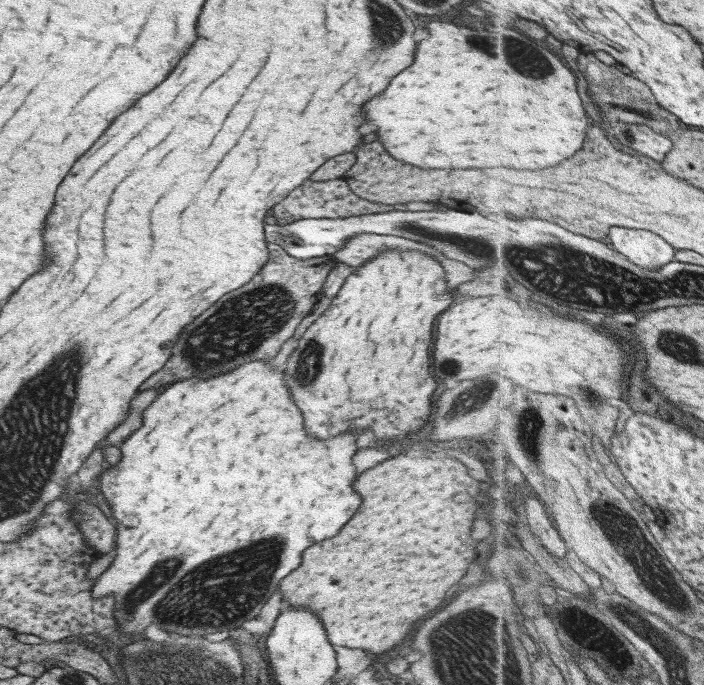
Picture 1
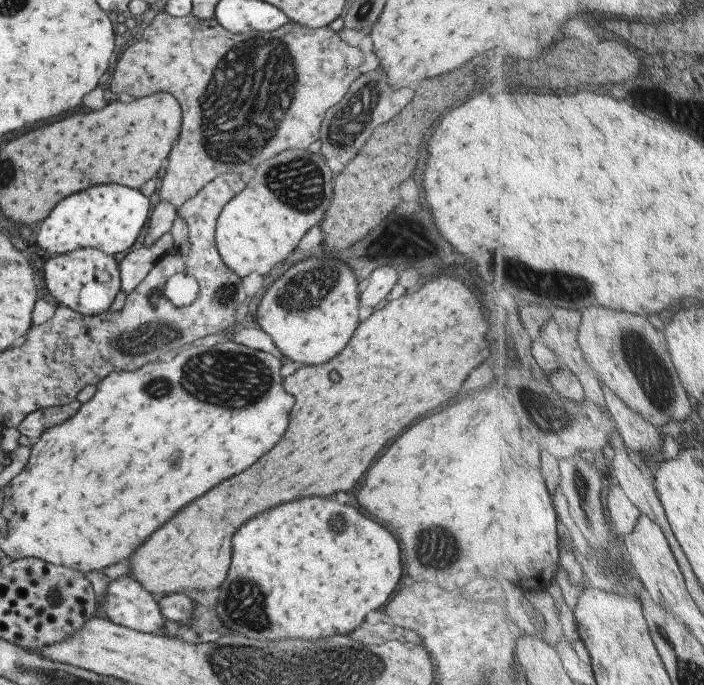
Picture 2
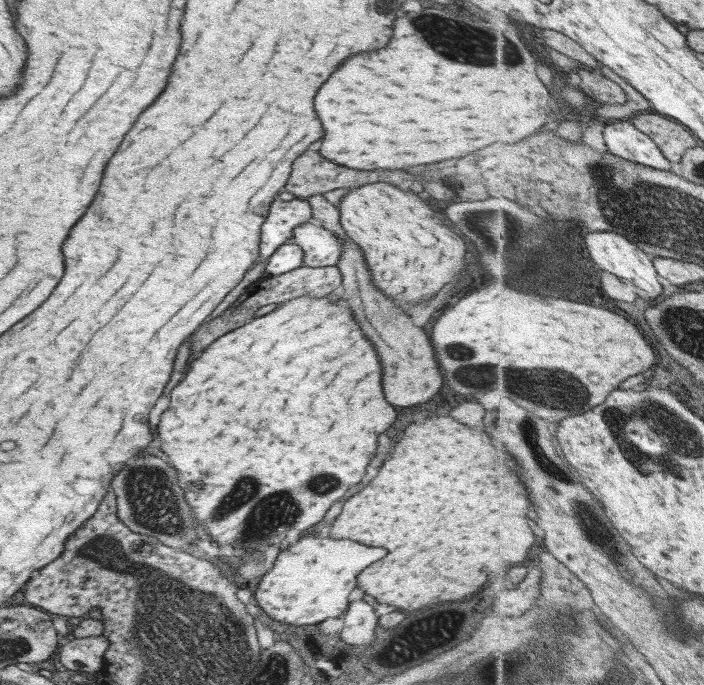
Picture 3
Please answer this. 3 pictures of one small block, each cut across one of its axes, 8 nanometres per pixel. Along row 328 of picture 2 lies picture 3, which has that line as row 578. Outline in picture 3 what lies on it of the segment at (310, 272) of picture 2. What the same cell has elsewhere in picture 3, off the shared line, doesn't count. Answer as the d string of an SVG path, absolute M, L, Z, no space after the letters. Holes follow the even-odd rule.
M307 534L301 536L293 546L281 550L273 561L272 568L260 578L257 589L253 591L253 600L258 601L258 606L269 618L277 622L285 622L291 626L317 626L327 618L337 618L347 609L347 596L356 587L355 578L367 564L379 560L383 550L379 548L365 548L363 544L351 540L335 540L330 536L321 538L319 535Z

